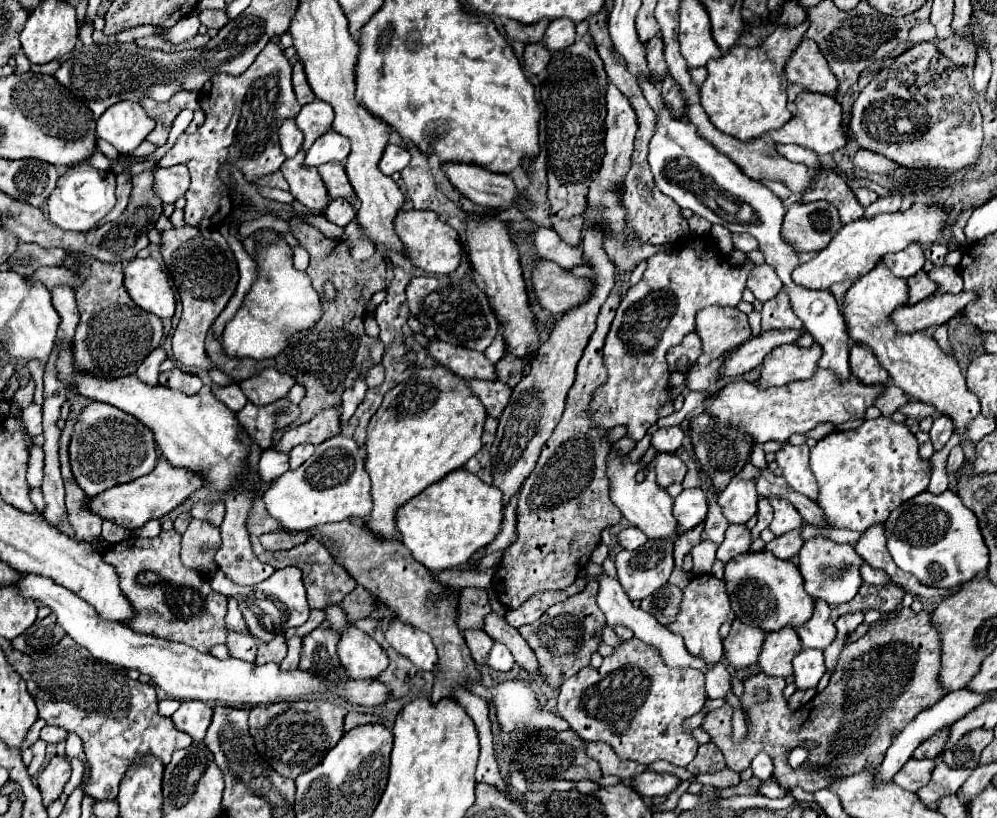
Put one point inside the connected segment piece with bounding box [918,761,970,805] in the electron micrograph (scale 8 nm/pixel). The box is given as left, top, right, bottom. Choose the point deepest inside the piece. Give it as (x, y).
(944, 781)

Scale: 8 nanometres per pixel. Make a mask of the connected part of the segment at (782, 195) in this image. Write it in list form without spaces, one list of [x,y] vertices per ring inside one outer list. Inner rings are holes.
[[[767,179],[760,180],[760,183],[766,185],[774,194],[776,194],[781,200],[786,200],[790,197],[790,190],[782,183],[776,181],[768,181]]]

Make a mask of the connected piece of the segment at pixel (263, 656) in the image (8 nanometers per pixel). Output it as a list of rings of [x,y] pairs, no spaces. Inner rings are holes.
[[[274,637],[274,641],[268,643],[260,643],[258,645],[258,655],[256,655],[256,665],[268,663],[268,661],[276,661],[280,663],[286,657],[286,639],[282,637]]]

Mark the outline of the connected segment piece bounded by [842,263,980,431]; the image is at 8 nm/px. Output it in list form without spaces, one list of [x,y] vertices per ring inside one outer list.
[[[878,263],[870,273],[862,275],[846,293],[846,301],[842,303],[842,313],[848,321],[848,333],[852,337],[852,341],[858,341],[862,345],[866,345],[868,349],[872,349],[878,357],[878,361],[884,365],[884,369],[890,373],[890,381],[900,387],[908,397],[924,401],[924,403],[932,403],[940,415],[948,415],[958,431],[964,431],[964,427],[980,415],[980,401],[978,397],[974,397],[974,393],[970,393],[970,389],[966,387],[966,379],[962,375],[962,369],[958,365],[958,361],[954,359],[954,355],[944,353],[940,349],[940,345],[936,343],[936,339],[932,335],[928,335],[926,331],[914,331],[914,333],[898,333],[896,325],[890,323],[890,315],[896,307],[906,305],[906,297],[908,297],[908,289],[906,289],[906,281],[900,277],[894,277],[894,273],[890,273],[882,263]]]

